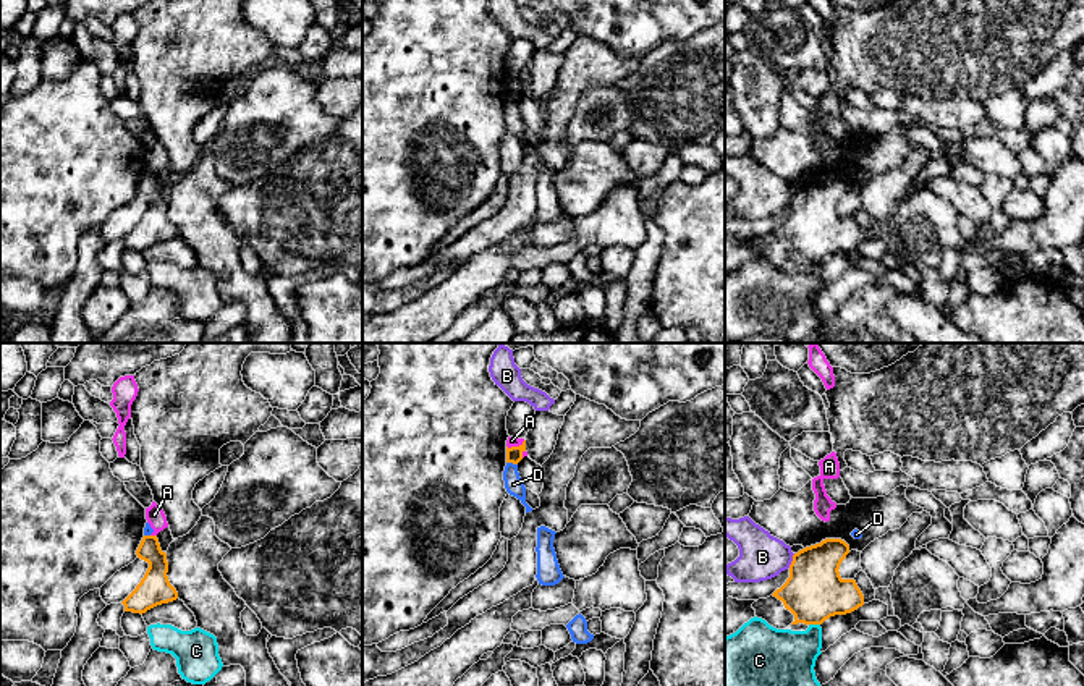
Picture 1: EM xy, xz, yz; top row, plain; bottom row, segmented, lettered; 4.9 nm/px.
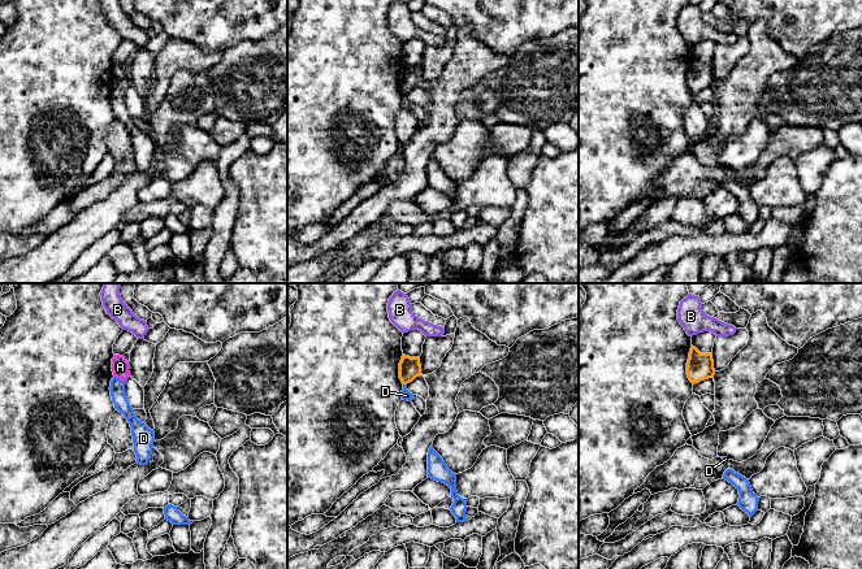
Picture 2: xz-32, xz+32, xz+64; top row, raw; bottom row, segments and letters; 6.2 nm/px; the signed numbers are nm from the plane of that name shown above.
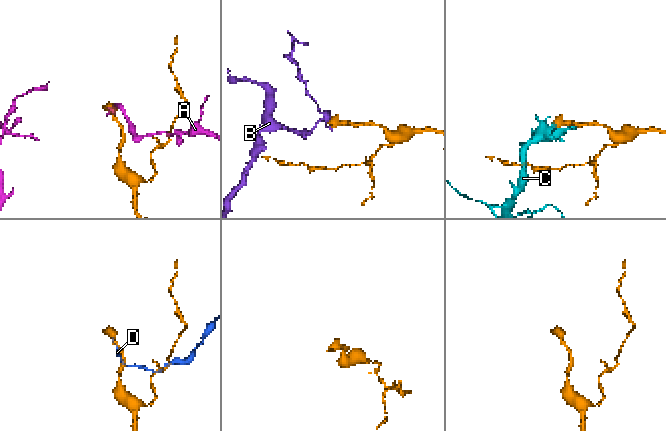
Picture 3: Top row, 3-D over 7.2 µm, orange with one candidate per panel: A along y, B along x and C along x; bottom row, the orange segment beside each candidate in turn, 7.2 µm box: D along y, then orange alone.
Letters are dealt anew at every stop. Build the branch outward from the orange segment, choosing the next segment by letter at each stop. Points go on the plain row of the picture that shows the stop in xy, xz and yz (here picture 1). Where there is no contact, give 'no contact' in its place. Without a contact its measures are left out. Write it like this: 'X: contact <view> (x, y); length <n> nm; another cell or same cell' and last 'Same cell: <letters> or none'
A: contact xy (154, 173); length 30 nm; another cell
B: contact yz (793, 198); length 80 nm; another cell
C: contact yz (814, 261); length 60 nm; another cell
D: contact xz (512, 99); length 60 nm; another cell
Same cell: none

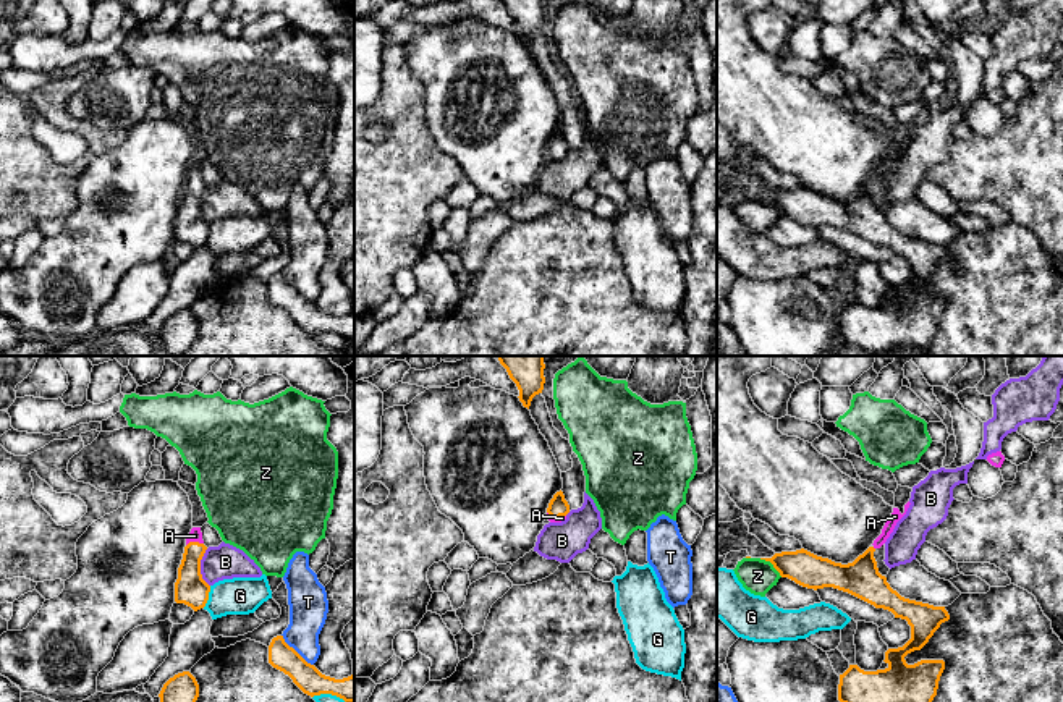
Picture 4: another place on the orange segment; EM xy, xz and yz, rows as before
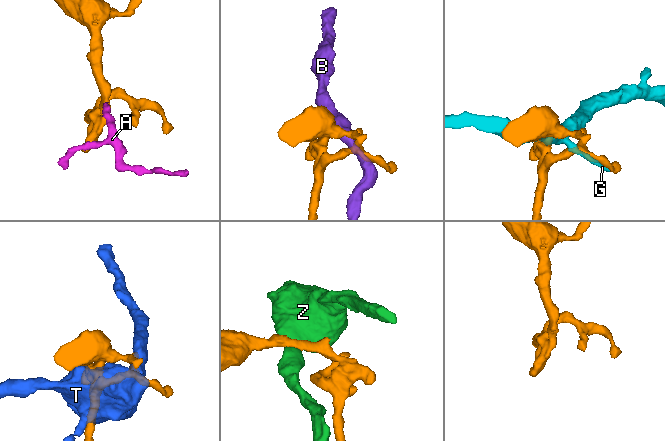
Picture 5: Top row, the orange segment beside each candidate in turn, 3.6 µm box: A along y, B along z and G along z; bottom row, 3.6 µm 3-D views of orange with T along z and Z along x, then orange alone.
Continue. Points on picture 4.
A: contact xy (194, 180); length 90 nm; same cell
B: contact xy (199, 206); length 190 nm; another cell
G: contact xy (207, 235); length 120 nm; another cell
T: contact xy (295, 288); length 220 nm; another cell
Z: contact yz (772, 201); length 150 nm; another cell
Same cell: A

